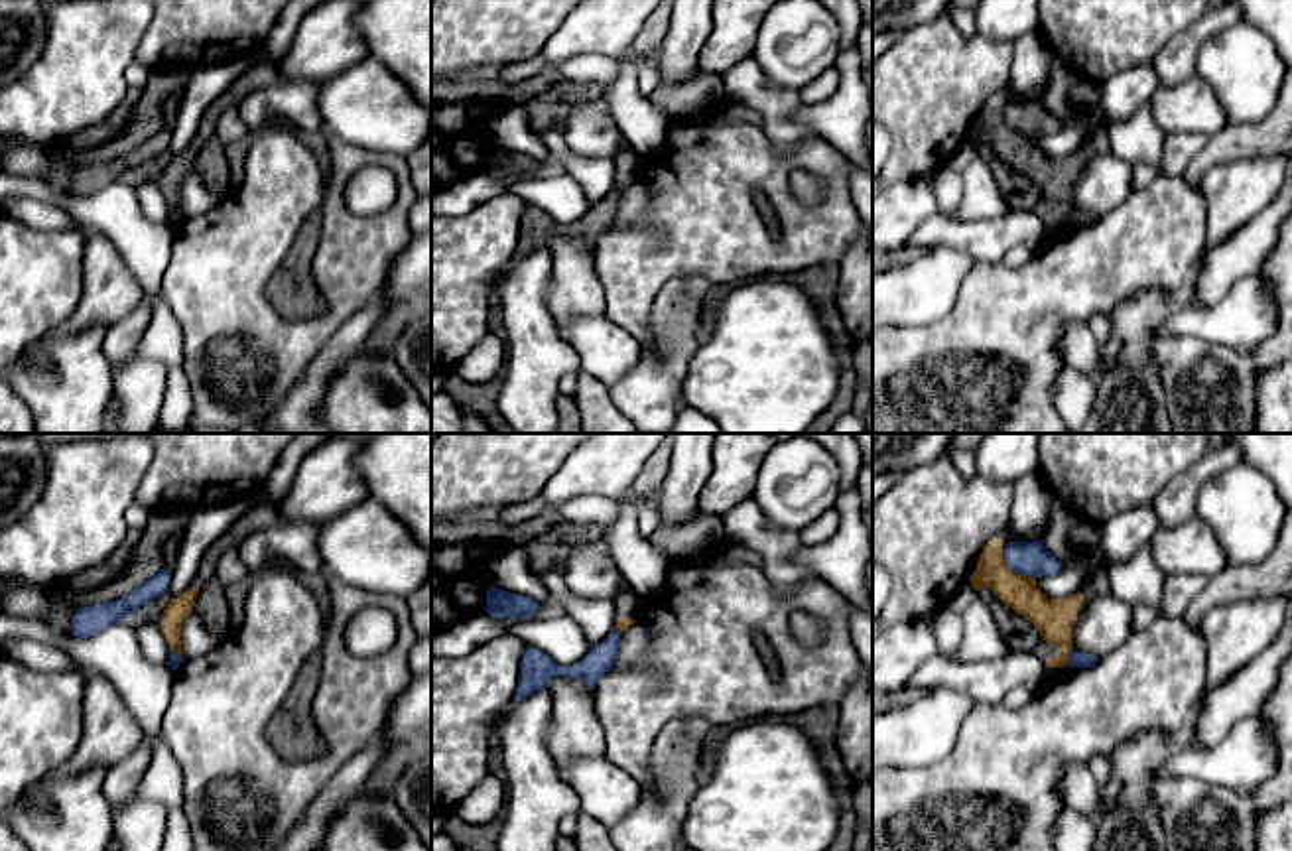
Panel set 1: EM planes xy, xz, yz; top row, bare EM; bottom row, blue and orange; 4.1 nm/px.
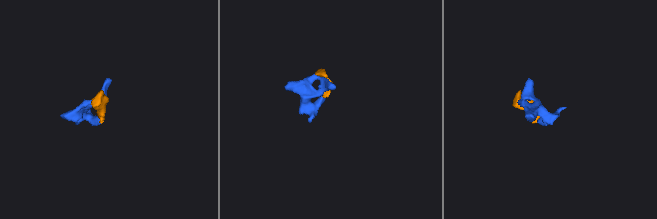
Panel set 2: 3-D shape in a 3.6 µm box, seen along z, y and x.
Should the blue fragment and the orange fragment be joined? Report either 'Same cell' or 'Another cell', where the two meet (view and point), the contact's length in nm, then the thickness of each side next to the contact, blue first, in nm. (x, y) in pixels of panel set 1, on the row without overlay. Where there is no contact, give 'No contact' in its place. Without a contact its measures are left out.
Another cell. Touches blue at yz (1015, 130). Shared border 170 nm. Thickness 140 nm (blue) against 160 nm

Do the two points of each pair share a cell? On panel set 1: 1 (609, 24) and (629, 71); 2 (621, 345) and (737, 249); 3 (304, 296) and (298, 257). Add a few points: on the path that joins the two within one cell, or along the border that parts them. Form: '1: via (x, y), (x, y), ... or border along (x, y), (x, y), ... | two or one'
1: border along (633, 52), (625, 58) | two
2: border along (605, 314), (643, 345) | two
3: via (298, 286), (298, 266) | one

